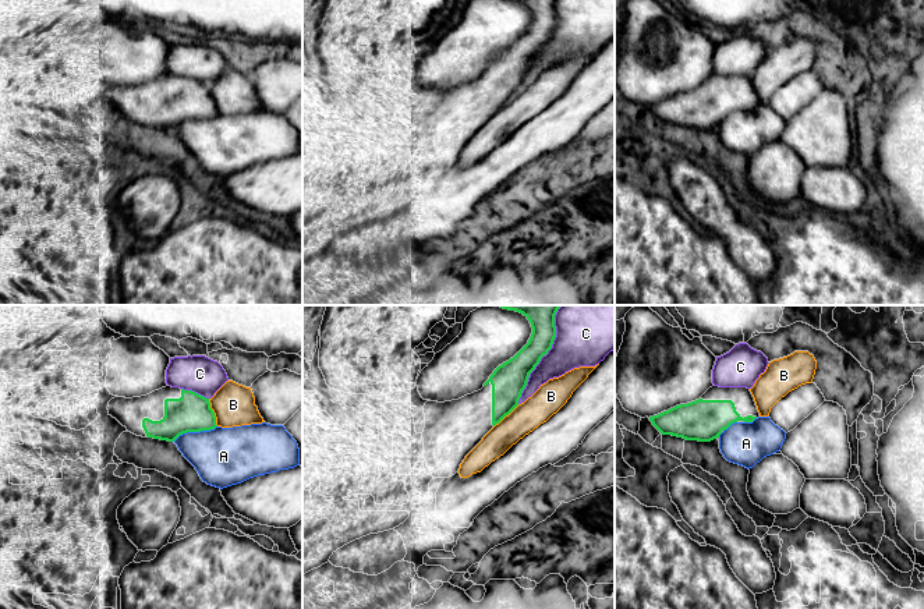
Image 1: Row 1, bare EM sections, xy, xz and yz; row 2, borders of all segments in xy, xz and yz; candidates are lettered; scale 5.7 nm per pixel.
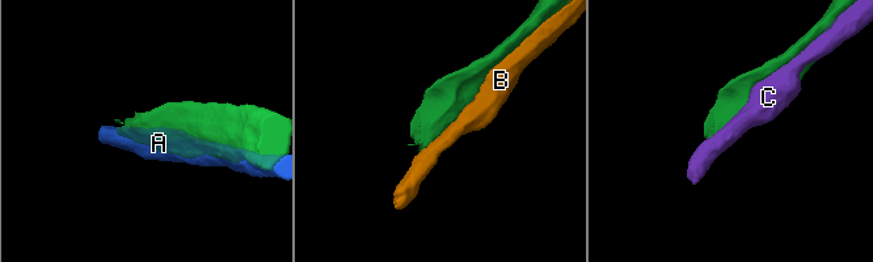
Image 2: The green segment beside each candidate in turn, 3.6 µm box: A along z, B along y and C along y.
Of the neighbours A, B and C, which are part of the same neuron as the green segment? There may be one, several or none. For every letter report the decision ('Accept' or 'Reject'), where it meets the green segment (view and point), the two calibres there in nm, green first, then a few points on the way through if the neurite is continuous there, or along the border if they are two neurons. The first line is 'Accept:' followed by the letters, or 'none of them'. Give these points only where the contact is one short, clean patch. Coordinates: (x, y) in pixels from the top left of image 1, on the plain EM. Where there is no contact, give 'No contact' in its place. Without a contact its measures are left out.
Accept: none of them
A: Reject. Touches green at xy (194, 119). Thickness 220 nm (green) against 340 nm
B: Reject. Touches green at xy (213, 101). Thickness 220 nm (green) against 240 nm
C: Reject. Touches green at xz (541, 45). Thickness 200 nm (green) against 300 nm

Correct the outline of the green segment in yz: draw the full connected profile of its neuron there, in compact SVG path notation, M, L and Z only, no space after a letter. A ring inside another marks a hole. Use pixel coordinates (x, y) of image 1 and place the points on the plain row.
M712 74L698 88L649 105L649 109L662 123L711 130L732 111L753 110L758 105L750 77Z

